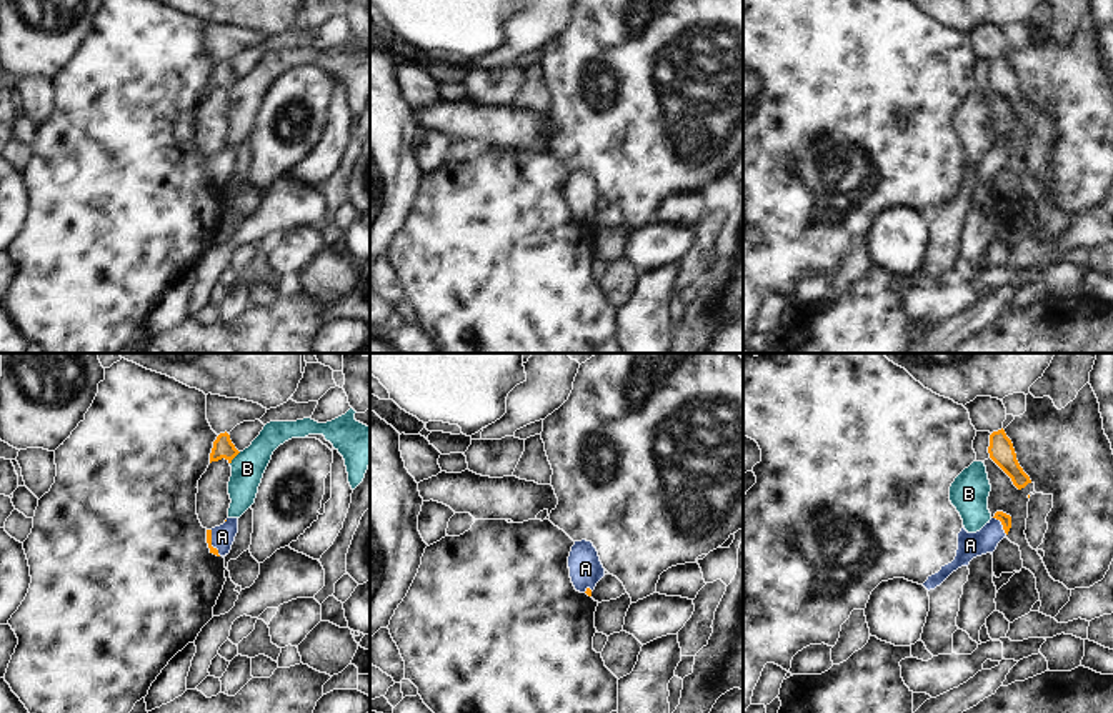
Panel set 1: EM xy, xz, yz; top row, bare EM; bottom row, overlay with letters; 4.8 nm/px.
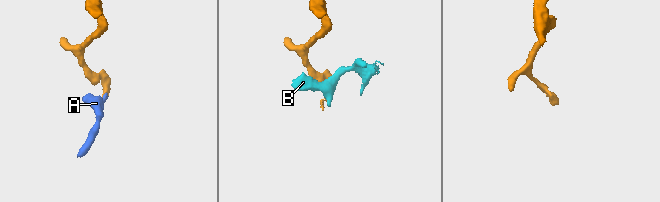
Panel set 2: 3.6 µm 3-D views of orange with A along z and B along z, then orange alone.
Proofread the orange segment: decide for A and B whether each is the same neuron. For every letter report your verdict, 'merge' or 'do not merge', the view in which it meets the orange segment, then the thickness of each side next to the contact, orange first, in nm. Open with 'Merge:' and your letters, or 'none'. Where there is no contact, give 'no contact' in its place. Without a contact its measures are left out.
Merge: A
A: merge | yz | 50/130 nm
B: do not merge | xy | 100/160 nm

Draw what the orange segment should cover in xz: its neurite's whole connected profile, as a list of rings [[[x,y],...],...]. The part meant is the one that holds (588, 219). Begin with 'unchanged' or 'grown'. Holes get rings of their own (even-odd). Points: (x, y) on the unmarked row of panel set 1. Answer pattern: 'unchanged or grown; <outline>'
grown; [[[575,168],[568,183],[570,205],[576,218],[591,223],[596,210],[605,203],[605,195],[591,168]]]

